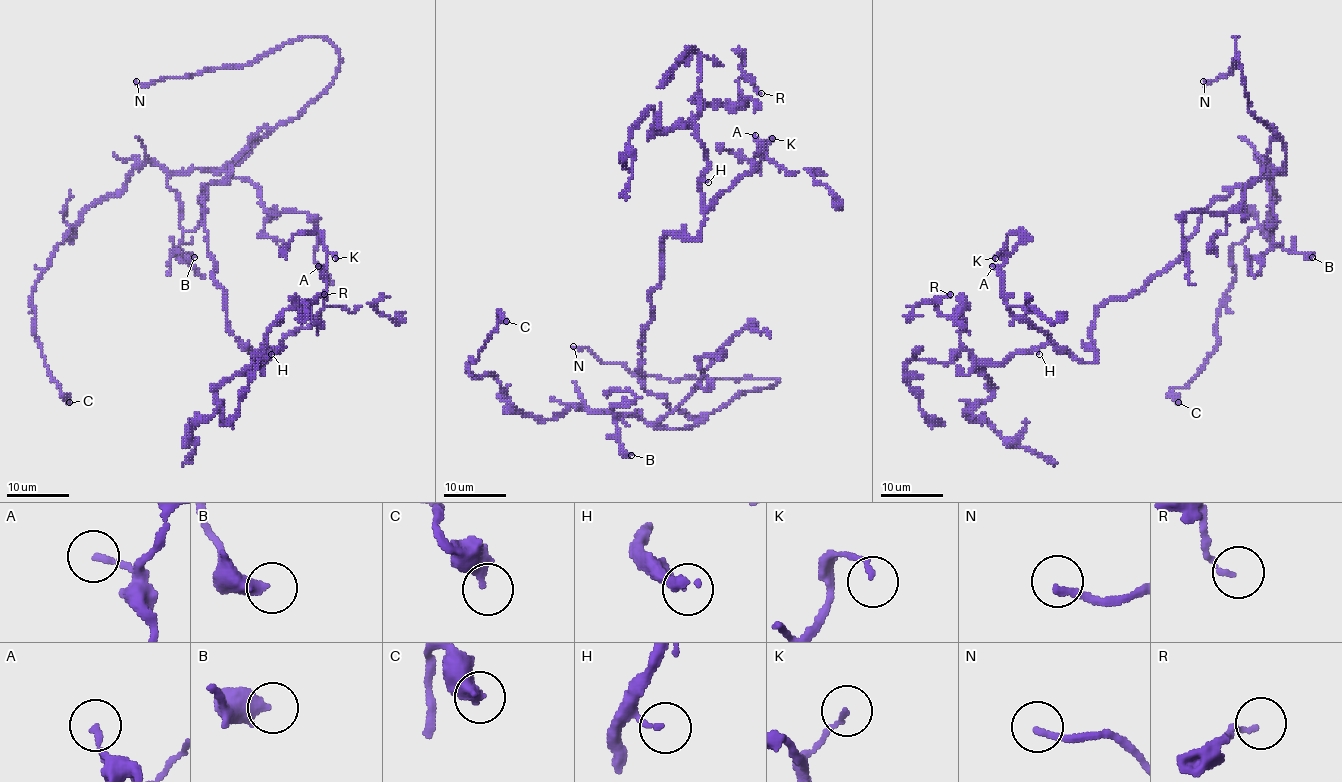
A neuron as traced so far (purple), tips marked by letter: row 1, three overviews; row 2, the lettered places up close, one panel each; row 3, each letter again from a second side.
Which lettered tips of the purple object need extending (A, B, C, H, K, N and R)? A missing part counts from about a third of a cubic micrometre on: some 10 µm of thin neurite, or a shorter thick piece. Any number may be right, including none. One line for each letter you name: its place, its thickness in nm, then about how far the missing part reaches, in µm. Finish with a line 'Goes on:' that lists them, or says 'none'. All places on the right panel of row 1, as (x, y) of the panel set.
N: Place: (1203, 81). Thickness 200 nm. Missing length about 35 µm
Goes on: N

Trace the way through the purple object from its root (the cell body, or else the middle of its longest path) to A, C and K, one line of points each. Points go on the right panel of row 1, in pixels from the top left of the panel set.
A: (1241, 188), (1213, 200), (1182, 257), (1097, 310), (1092, 362), (1061, 352), (1019, 319), (992, 266)
C: (1241, 188), (1274, 127), (1285, 169), (1263, 169), (1277, 197), (1232, 247), (1218, 346), (1169, 393), (1178, 402)
K: (1241, 188), (1213, 200), (1182, 257), (1097, 310), (1092, 362), (1061, 352), (1012, 313), (1004, 257), (995, 258)

